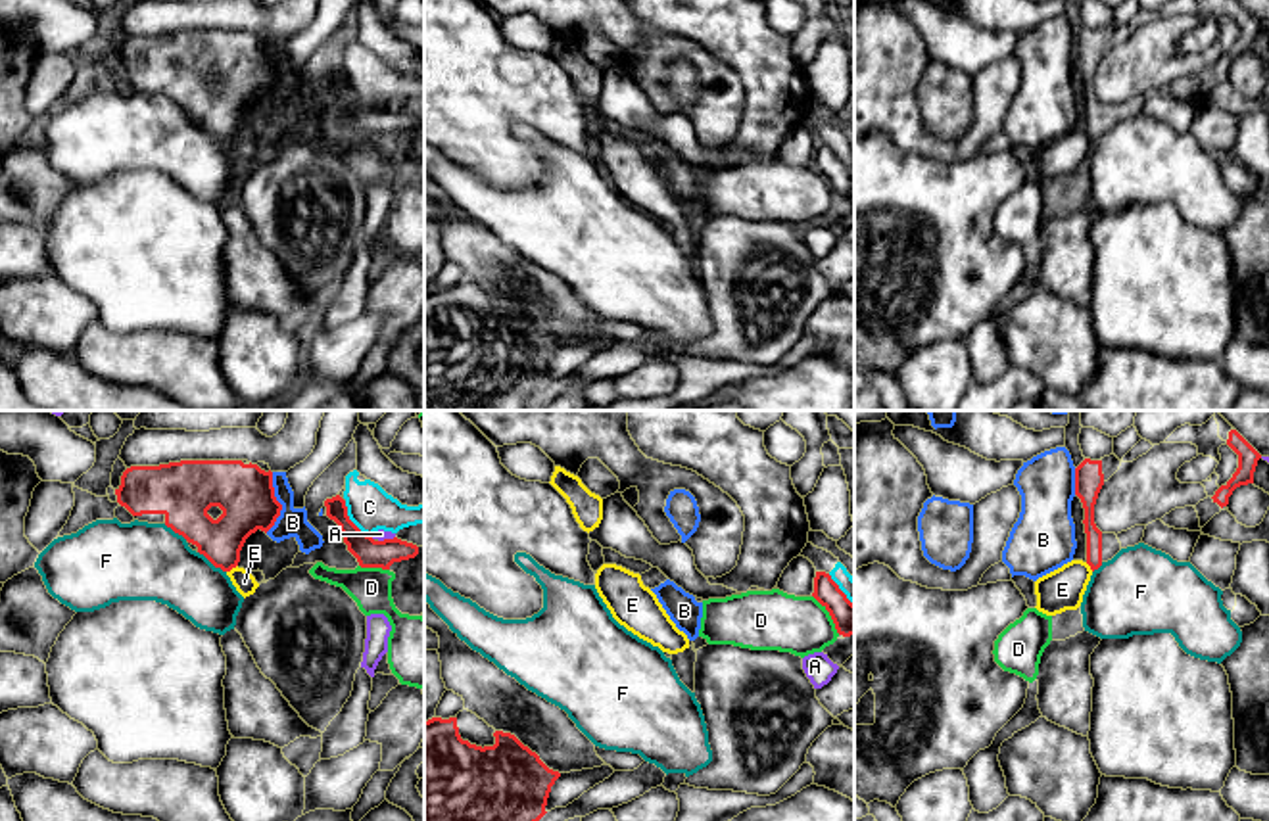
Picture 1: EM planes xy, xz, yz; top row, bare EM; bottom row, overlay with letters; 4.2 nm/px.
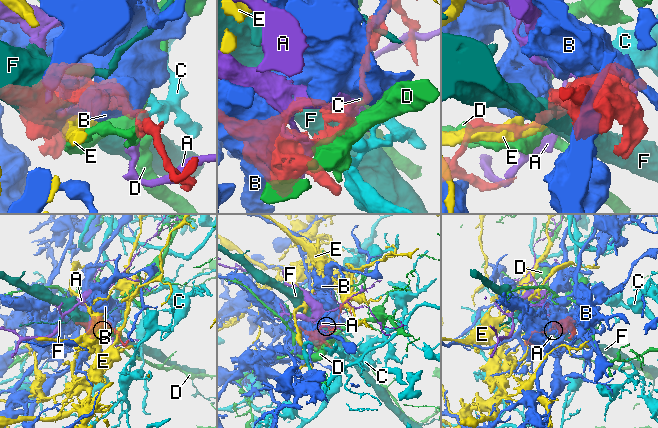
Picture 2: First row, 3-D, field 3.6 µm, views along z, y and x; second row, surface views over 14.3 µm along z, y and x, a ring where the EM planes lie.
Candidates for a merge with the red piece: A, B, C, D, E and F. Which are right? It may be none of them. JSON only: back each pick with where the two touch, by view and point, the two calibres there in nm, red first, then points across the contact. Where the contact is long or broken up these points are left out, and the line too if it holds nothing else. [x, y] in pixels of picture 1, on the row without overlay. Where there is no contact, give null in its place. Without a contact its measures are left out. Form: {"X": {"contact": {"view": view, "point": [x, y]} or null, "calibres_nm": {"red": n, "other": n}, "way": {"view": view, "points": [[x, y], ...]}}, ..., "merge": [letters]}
{"merge": []}

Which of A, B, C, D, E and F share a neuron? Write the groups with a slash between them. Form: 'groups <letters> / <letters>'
groups A / B / C / D / E / F

